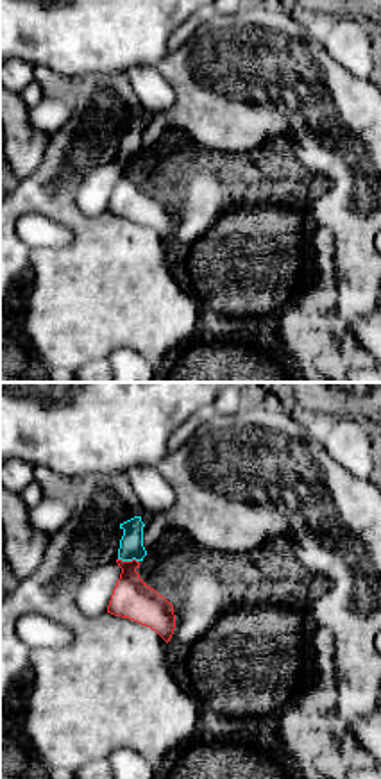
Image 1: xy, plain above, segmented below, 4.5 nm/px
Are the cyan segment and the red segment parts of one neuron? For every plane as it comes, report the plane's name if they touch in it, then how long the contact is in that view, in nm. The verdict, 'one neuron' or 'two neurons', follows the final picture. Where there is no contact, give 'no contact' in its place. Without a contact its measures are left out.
meets cyan in xy; contact 100 nm long

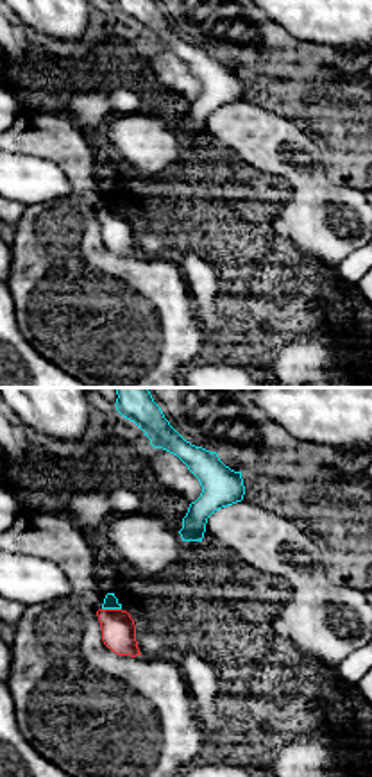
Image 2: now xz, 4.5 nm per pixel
meets cyan in xz; contact 90 nm long

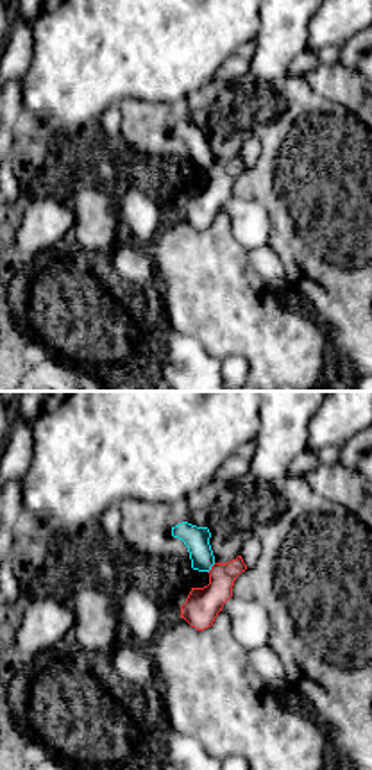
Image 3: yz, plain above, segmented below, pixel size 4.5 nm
meets cyan in yz; contact 60 nm long

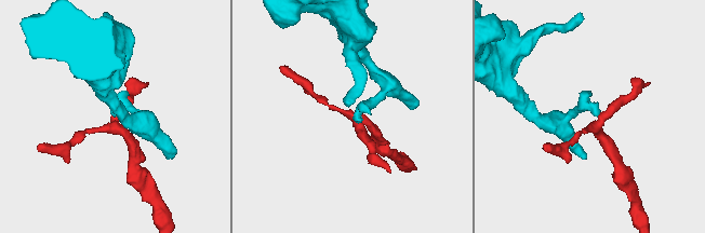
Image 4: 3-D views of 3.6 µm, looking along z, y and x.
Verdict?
two neurons

